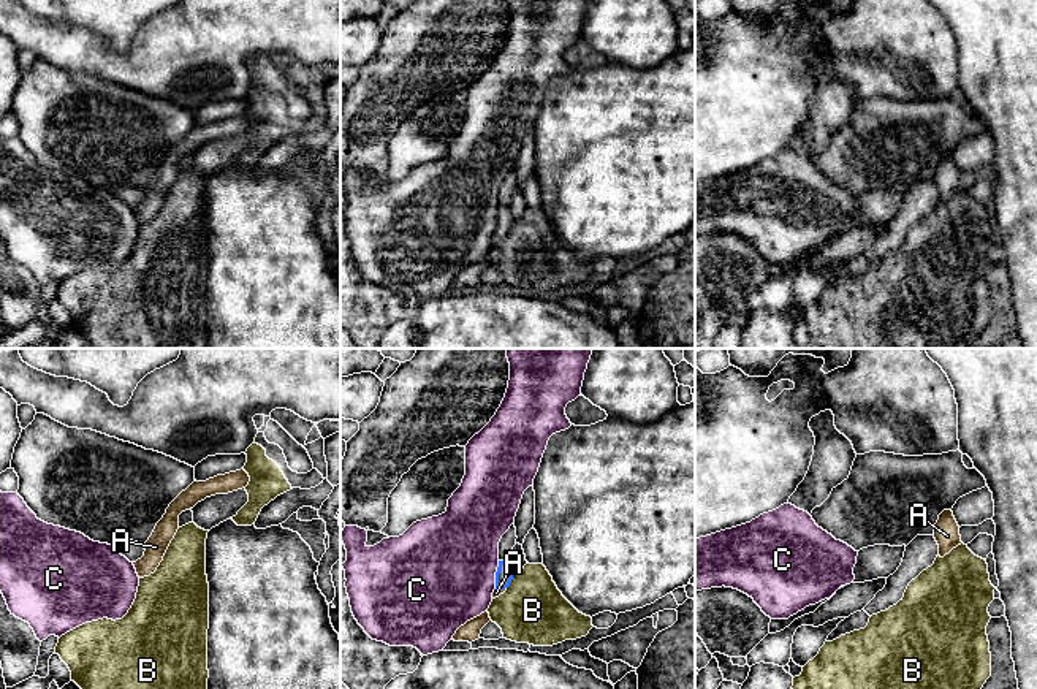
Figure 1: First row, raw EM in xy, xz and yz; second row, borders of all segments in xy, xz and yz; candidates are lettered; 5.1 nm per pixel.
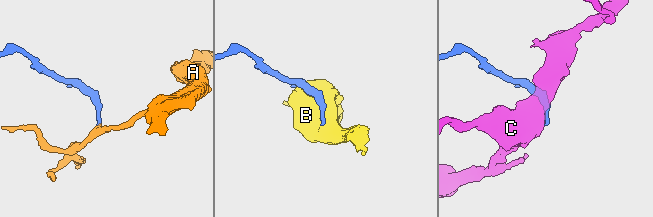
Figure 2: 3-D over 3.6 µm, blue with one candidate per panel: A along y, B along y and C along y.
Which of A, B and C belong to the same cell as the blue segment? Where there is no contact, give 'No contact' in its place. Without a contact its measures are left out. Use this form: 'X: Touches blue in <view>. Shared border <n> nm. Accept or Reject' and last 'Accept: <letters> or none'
A: Touches blue in xz. Shared border 60 nm. Accept
B: Touches blue in xz. Shared border 90 nm. Reject
C: Touches blue in xz. Shared border 150 nm. Reject
Accept: A

